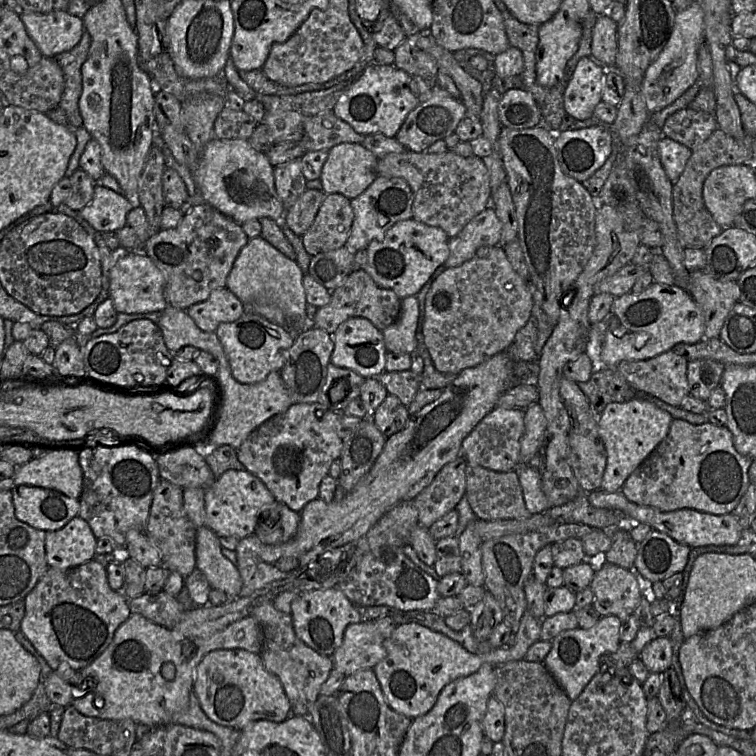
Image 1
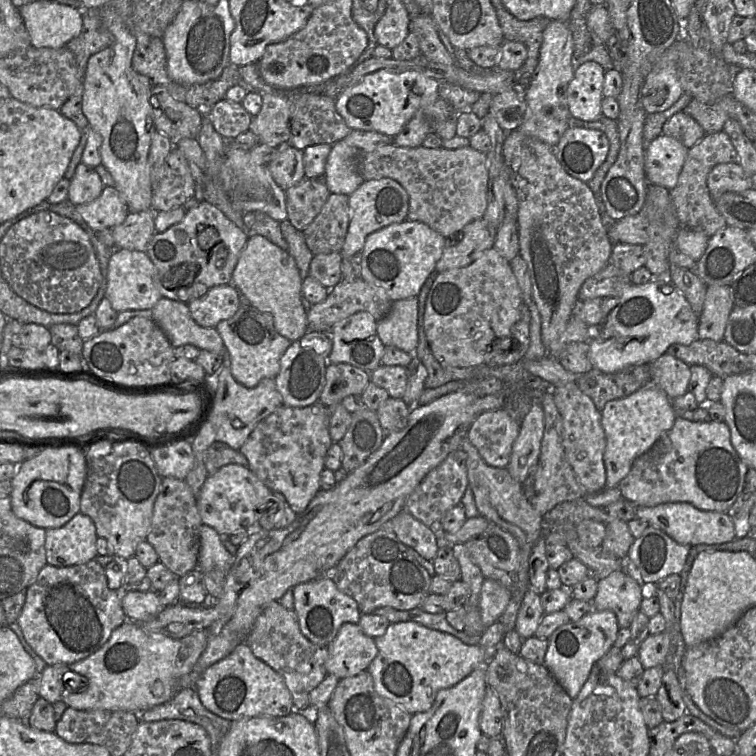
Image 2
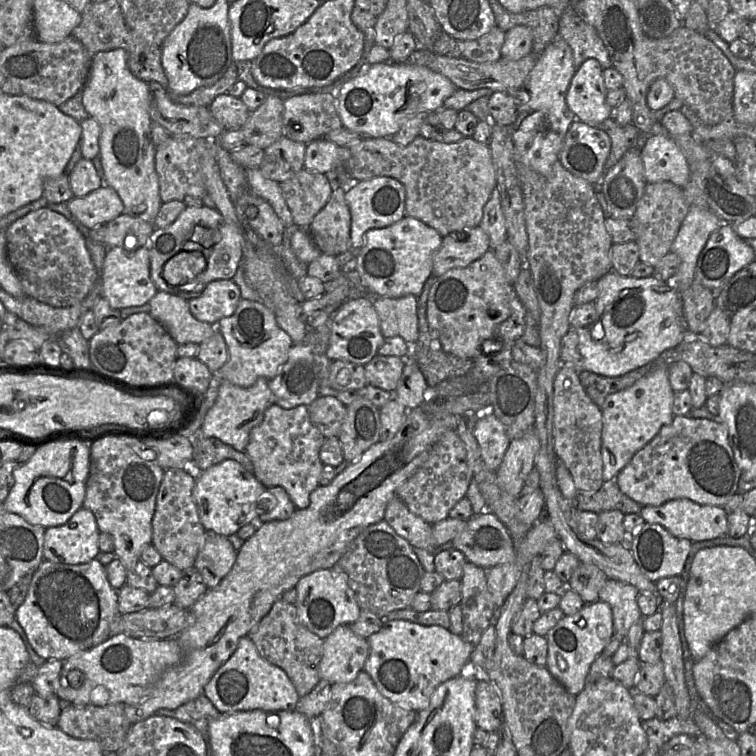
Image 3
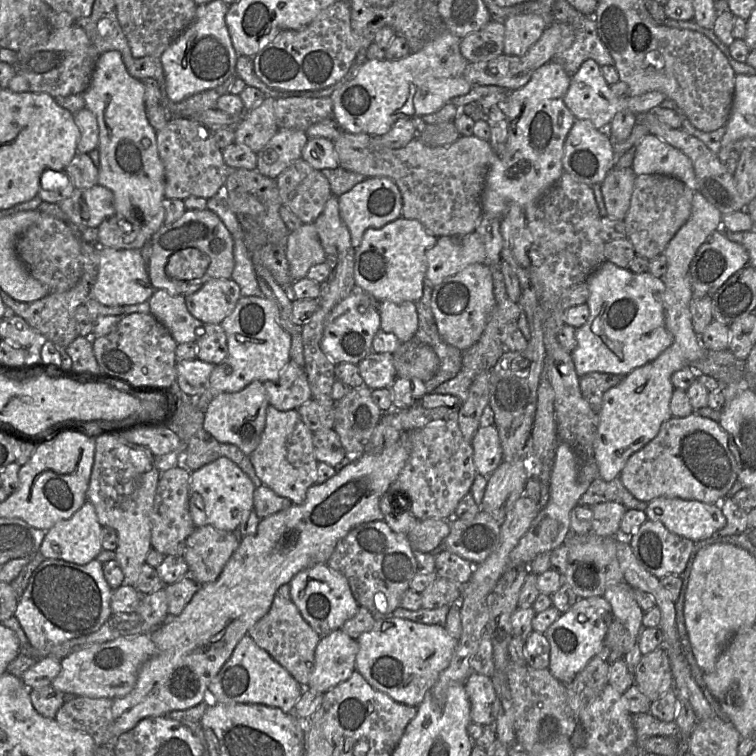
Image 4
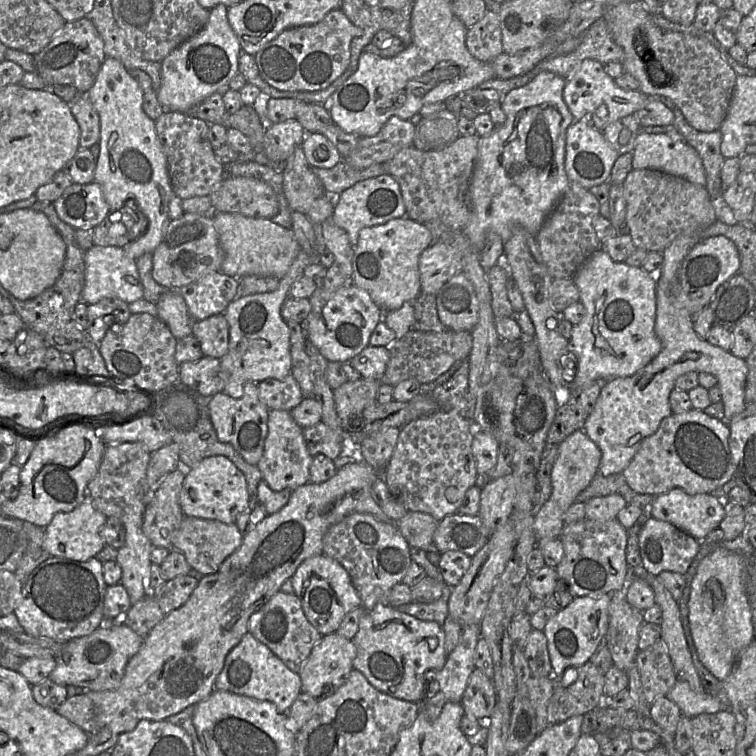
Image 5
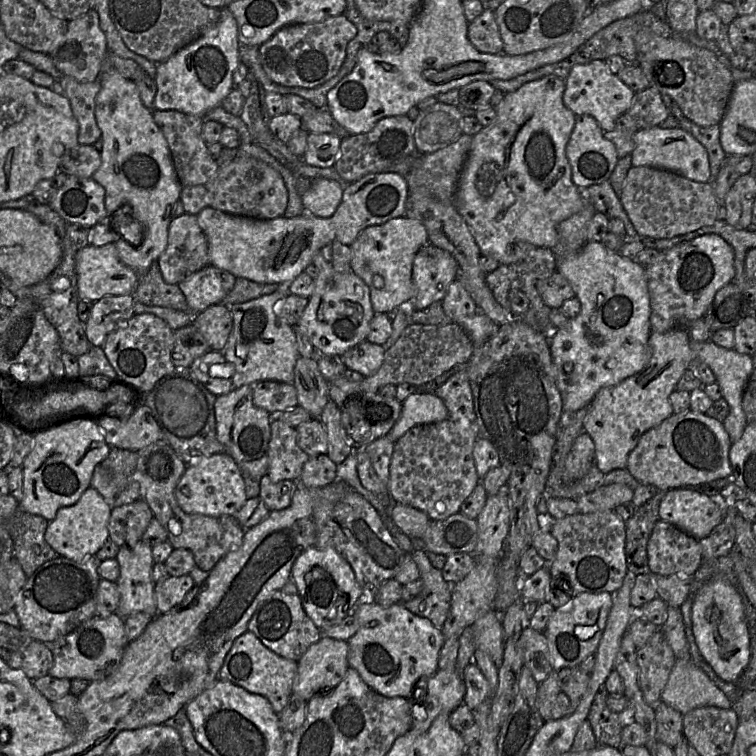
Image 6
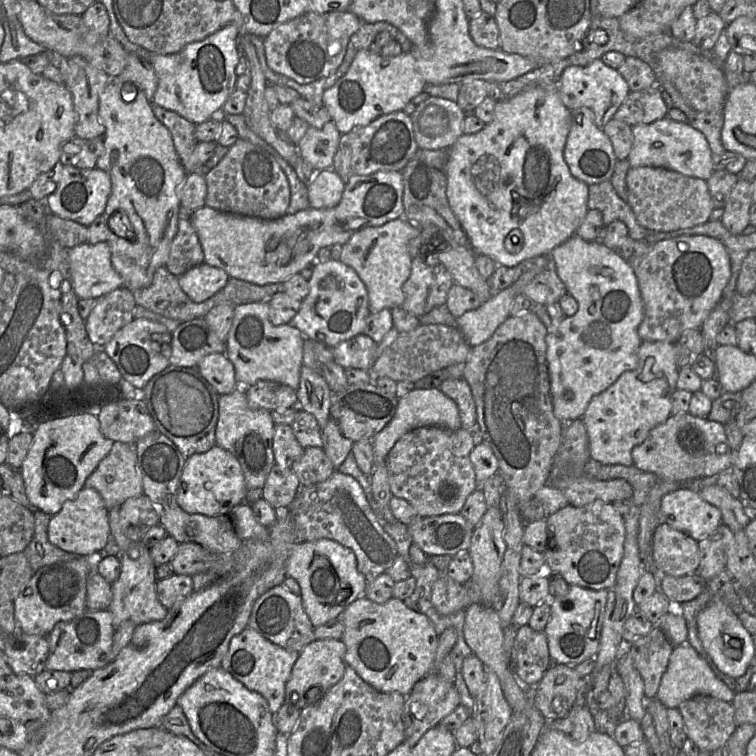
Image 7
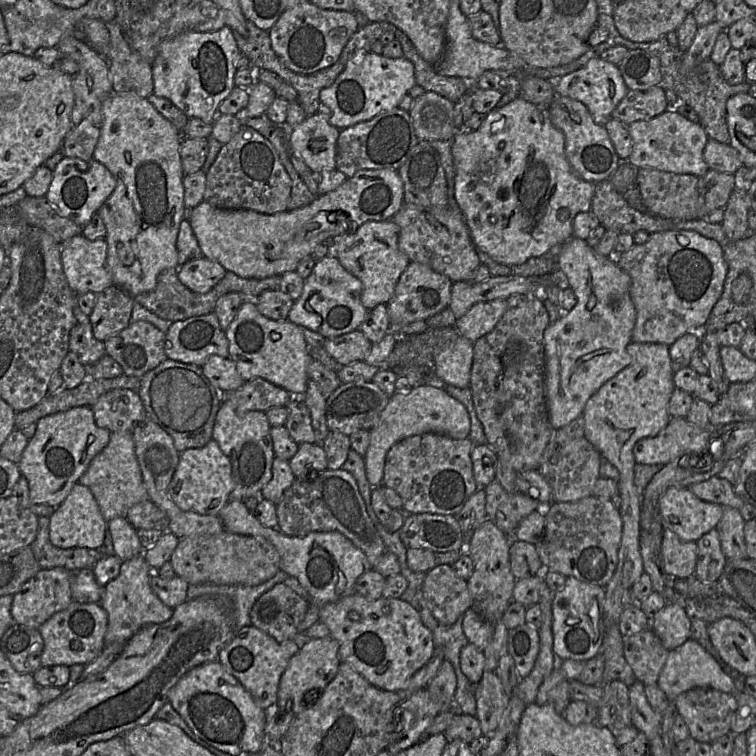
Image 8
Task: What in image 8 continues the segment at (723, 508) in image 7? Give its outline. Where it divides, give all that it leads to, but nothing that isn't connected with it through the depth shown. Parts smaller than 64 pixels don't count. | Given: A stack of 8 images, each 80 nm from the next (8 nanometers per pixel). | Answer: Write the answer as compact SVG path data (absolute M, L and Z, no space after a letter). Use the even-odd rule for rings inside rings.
M714 476L706 481L692 484L688 489L705 502L728 506L739 510L744 500L736 493L735 485L726 479Z

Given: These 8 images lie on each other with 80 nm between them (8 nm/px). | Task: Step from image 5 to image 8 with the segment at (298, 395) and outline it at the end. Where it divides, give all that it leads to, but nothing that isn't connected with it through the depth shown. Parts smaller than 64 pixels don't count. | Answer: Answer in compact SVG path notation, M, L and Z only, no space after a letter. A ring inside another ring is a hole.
M256 377L237 390L220 391L219 402L231 401L237 413L254 410L266 412L272 407L286 406L292 396L284 388Z

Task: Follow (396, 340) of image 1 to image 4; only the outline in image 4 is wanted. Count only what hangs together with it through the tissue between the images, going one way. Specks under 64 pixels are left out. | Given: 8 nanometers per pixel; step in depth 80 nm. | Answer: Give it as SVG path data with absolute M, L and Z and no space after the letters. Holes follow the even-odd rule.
M385 300L376 303L381 330L395 334L400 342L407 342L414 337L418 327L415 302L394 303Z

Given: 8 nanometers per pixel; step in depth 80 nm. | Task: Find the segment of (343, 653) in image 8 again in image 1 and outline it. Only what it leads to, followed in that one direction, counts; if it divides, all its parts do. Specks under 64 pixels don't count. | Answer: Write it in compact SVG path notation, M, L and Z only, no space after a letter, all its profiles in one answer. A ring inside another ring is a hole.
M525 611L512 647L500 647L476 654L467 651L458 642L418 623L398 624L389 637L384 639L386 657L374 668L384 697L396 712L410 719L427 714L436 704L442 689L450 682L475 673L482 664L523 660L528 649L540 641L542 620Z

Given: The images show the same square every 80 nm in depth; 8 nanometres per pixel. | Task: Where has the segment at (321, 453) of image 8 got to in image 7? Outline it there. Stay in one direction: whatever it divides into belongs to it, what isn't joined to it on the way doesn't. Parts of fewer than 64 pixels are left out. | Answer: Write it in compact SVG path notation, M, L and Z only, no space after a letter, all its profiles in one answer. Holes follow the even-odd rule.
M320 447L305 448L303 455L293 463L291 469L303 486L323 482L335 471L332 462Z

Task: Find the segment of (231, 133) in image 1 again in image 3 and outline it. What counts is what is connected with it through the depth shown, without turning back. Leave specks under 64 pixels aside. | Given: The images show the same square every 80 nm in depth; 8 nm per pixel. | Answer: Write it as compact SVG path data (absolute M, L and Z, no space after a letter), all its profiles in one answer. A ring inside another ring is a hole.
M229 93L217 96L208 108L223 130L241 130L250 115L241 98Z

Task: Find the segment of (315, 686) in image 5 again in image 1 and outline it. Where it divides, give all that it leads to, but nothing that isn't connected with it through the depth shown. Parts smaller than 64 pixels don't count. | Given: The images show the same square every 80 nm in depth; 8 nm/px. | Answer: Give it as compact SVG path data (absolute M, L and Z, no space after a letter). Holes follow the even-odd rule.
M373 620L349 624L342 644L333 653L333 668L346 676L364 669L373 669L386 655L385 637Z

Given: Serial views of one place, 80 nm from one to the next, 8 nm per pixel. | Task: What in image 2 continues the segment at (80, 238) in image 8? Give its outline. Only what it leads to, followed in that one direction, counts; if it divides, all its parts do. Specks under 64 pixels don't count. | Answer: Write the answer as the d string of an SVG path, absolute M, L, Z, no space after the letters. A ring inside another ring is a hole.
M115 249L108 262L105 298L116 312L149 310L162 297L155 284L155 266L145 251Z

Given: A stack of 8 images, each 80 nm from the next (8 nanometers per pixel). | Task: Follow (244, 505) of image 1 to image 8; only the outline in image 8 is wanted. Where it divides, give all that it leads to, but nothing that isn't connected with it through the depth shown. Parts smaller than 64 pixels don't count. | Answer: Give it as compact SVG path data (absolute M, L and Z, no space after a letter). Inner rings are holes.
M213 438L204 447L189 448L180 453L179 463L169 485L170 496L181 510L201 515L219 515L231 500L233 489L230 459Z

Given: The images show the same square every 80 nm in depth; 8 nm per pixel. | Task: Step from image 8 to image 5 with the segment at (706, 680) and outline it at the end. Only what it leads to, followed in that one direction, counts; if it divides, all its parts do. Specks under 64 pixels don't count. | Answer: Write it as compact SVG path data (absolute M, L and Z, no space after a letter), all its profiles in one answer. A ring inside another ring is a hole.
M677 680L666 696L679 707L682 715L689 718L703 713L716 713L723 709L716 698L706 692L693 691L685 681Z

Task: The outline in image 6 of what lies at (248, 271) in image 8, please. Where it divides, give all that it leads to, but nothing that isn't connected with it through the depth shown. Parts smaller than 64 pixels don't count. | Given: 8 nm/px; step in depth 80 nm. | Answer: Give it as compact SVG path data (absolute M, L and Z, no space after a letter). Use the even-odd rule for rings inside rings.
M399 173L368 174L344 187L342 201L336 212L328 218L320 218L304 212L294 218L284 216L275 219L253 219L222 212L210 206L202 209L197 221L208 241L210 265L225 270L236 278L246 278L261 284L289 284L306 267L313 264L317 252L334 240L350 246L367 227L405 216L408 184Z

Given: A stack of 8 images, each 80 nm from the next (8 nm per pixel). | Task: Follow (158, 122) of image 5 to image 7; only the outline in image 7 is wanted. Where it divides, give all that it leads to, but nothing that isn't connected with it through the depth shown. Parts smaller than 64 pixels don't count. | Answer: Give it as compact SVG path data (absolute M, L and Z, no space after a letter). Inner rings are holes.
M152 102L152 110L156 118L169 130L180 163L187 174L202 172L204 175L209 171L203 167L195 167L191 164L191 155L198 141L195 138L196 125L185 119L175 111L165 109Z

